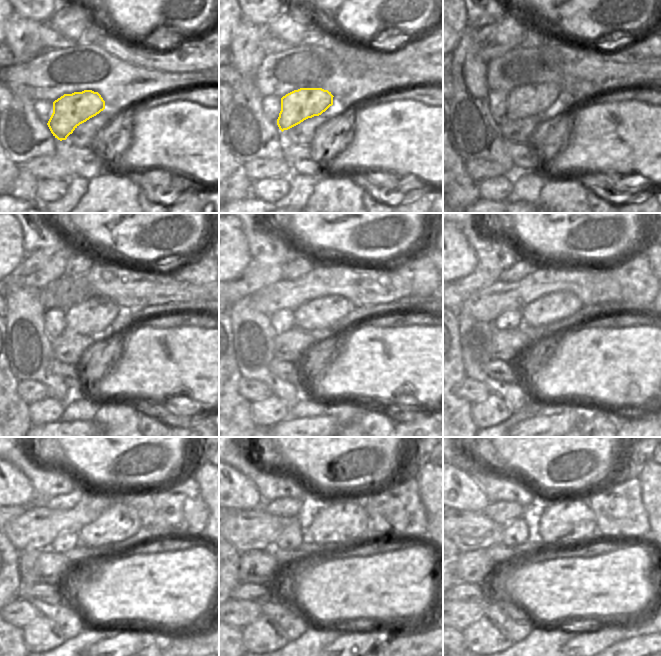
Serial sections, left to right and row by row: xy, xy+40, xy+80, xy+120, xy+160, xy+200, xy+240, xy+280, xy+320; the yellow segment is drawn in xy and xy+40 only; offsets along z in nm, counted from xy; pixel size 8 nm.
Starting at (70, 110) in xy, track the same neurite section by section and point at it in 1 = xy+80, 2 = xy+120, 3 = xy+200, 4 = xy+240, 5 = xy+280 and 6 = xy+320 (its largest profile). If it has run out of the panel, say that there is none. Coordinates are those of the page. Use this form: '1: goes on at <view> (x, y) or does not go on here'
1: goes on at xy+80 (532, 99)
2: goes on at xy+120 (94, 315)
3: goes on at xy+200 (549, 309)
4: goes on at xy+240 (120, 522)
5: goes on at xy+280 (341, 522)
6: goes on at xy+320 (565, 521)

